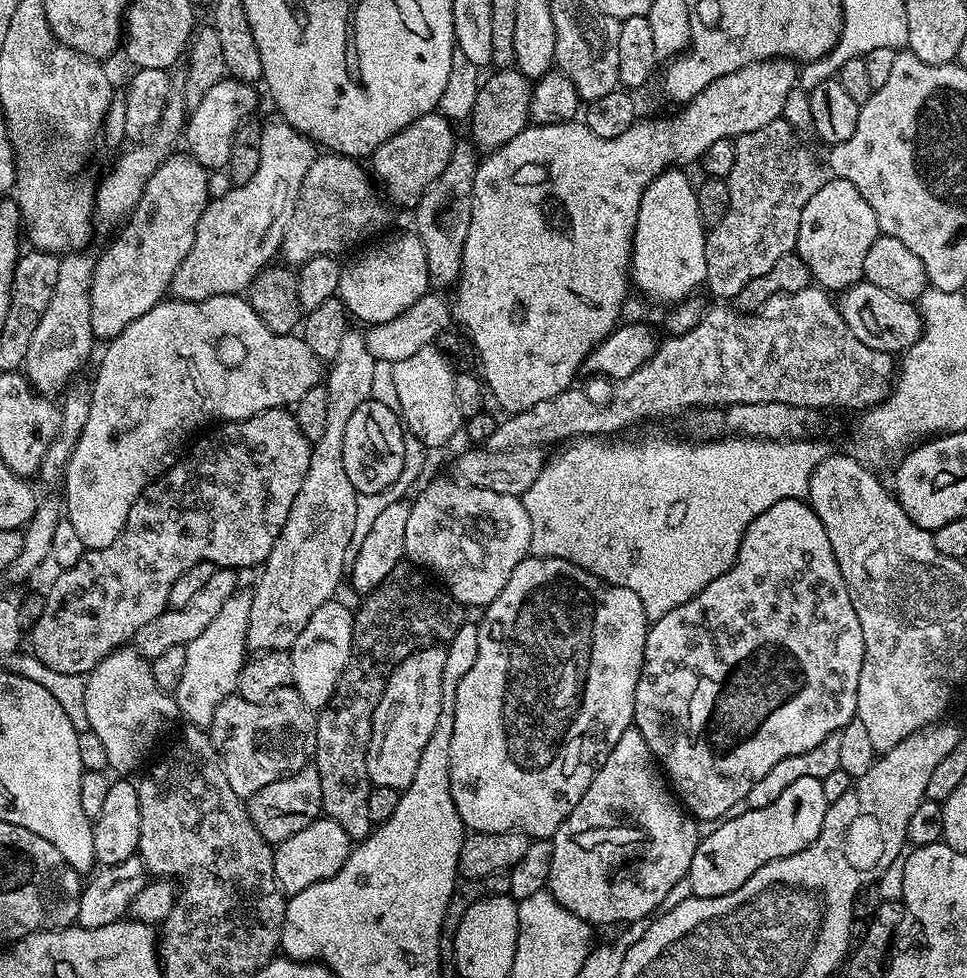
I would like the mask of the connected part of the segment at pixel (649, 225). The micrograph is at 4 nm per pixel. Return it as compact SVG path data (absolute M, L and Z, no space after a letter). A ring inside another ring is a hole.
M673 166L658 174L646 186L638 206L636 229L632 239L632 266L630 280L640 292L645 292L660 304L675 306L689 299L696 287L706 281L706 254L704 241L706 225L698 214L698 198L687 171Z

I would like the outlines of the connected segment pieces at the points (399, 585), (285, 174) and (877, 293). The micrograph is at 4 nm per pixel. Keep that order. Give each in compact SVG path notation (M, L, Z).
M401 562L398 566L394 566L394 570L390 570L390 574L382 578L377 588L367 593L361 600L364 601L361 602L360 609L357 607L354 612L352 657L342 678L338 678L338 686L330 702L324 708L319 709L316 717L316 754L314 757L318 778L322 778L323 815L329 820L338 822L338 826L342 826L342 830L346 830L346 834L354 842L365 840L374 827L366 803L366 798L370 798L370 790L374 787L366 770L366 754L374 710L386 690L386 682L390 674L414 649L431 648L441 642L452 640L454 634L458 634L458 630L466 622L465 605L459 604L447 590L433 583L417 565L411 562Z
M272 114L262 123L262 154L258 170L250 182L233 186L224 197L209 199L194 234L190 254L182 258L168 291L171 299L198 302L215 296L243 293L262 269L269 267L280 252L284 227L294 214L298 190L306 170L318 155L312 141L307 140L290 122Z
M867 282L851 284L843 289L838 296L838 307L846 326L850 326L850 334L854 334L858 342L866 342L870 350L903 354L918 342L924 329L920 308L913 301L898 298L890 294L890 290L882 290Z

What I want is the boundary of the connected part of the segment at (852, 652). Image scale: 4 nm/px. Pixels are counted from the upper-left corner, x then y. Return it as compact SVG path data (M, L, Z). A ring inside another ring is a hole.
M804 500L774 502L770 510L762 510L762 514L758 514L754 522L750 522L738 546L738 554L726 574L714 578L714 582L710 582L706 590L690 598L690 602L682 602L682 606L670 610L670 614L651 621L642 670L638 678L638 690L634 690L632 719L642 738L646 738L646 746L650 746L652 755L666 773L669 785L685 809L697 821L720 820L727 817L734 805L744 804L750 794L750 786L759 782L777 762L782 762L782 758L814 750L814 746L818 746L822 738L839 732L851 720L856 719L858 674L862 674L863 657L862 626L858 622L858 614L854 614L850 590L840 573L838 558L834 558L830 538L826 538L823 522L818 518L818 514L814 514L811 504Z

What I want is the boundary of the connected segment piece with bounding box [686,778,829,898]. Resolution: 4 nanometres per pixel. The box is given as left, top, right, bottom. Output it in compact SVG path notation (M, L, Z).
M802 778L798 782L794 782L790 785L787 790L782 790L782 794L778 798L774 798L774 802L770 802L770 806L748 808L738 818L725 819L718 826L718 830L714 830L714 834L703 837L698 846L698 850L694 850L694 862L690 862L690 870L686 877L686 883L692 888L692 895L698 898L718 898L722 894L730 894L734 890L738 890L738 886L742 886L742 882L747 882L753 874L758 874L758 870L762 870L762 866L766 866L766 862L774 862L778 858L786 858L790 854L798 854L798 850L810 846L810 842L814 842L814 838L818 838L818 834L822 830L822 822L826 818L828 805L826 802L826 794L822 794L822 780L818 778Z

